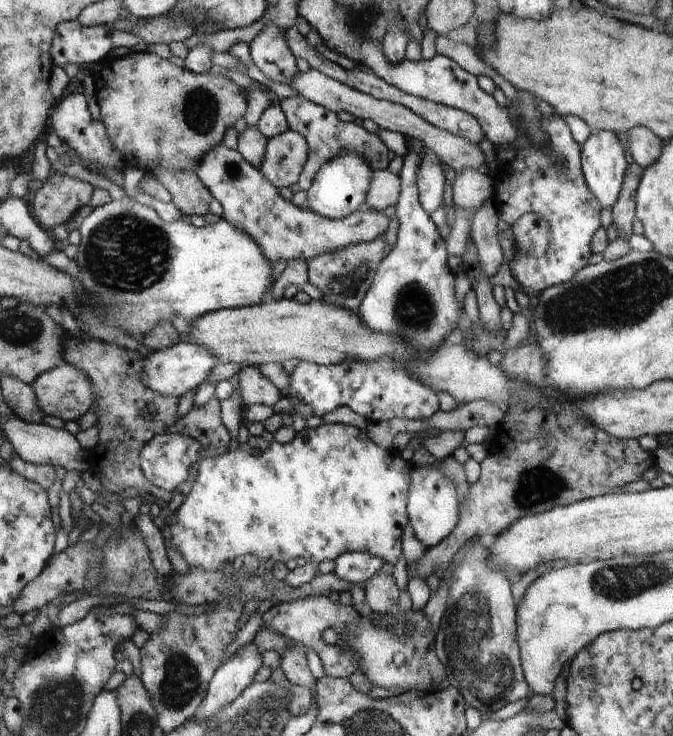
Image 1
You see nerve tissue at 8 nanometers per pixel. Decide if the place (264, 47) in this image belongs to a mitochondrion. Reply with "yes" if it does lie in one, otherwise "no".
no

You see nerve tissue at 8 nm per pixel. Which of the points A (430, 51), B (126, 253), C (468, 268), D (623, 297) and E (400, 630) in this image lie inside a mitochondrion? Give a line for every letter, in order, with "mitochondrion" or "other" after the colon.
A: other
B: mitochondrion
C: other
D: mitochondrion
E: mitochondrion

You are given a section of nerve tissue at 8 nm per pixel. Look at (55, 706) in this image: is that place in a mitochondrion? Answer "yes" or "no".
yes

